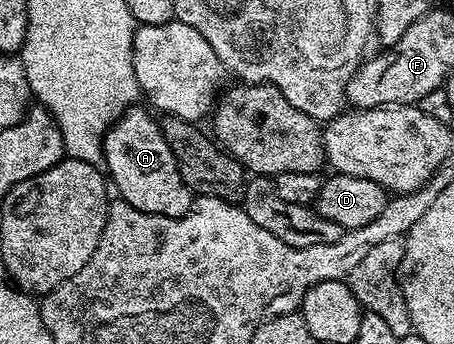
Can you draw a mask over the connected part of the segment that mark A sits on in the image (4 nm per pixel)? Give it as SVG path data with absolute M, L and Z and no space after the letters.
M135 104L110 125L102 141L104 170L113 189L114 186L118 189L117 197L132 204L132 208L140 208L140 212L152 212L156 216L183 218L190 211L195 195L191 194L188 184L184 184L180 168L176 168L176 156L172 156L172 148L168 148L168 140L164 140L159 119L154 119L153 116L155 117L145 105Z

